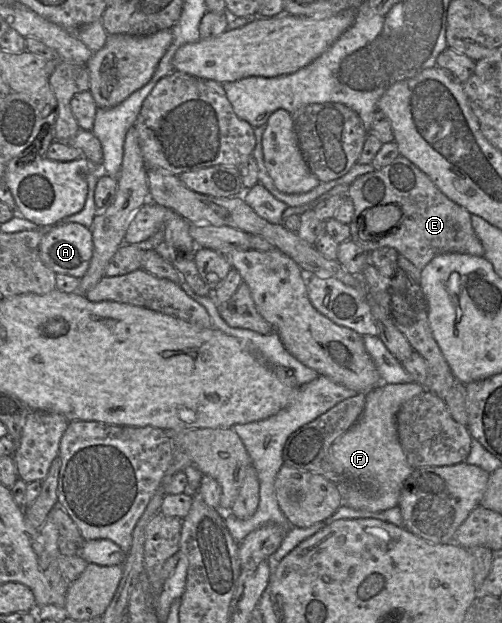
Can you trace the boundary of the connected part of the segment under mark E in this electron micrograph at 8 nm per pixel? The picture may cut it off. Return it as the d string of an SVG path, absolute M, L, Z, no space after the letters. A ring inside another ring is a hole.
M399 155L392 163L357 178L350 186L348 196L354 205L350 226L350 239L362 249L373 250L388 247L407 258L420 271L436 256L461 253L484 257L484 248L471 222L471 214L448 199L412 162ZM397 205L402 217L397 226L379 237L369 236L366 229L366 211L375 206Z

